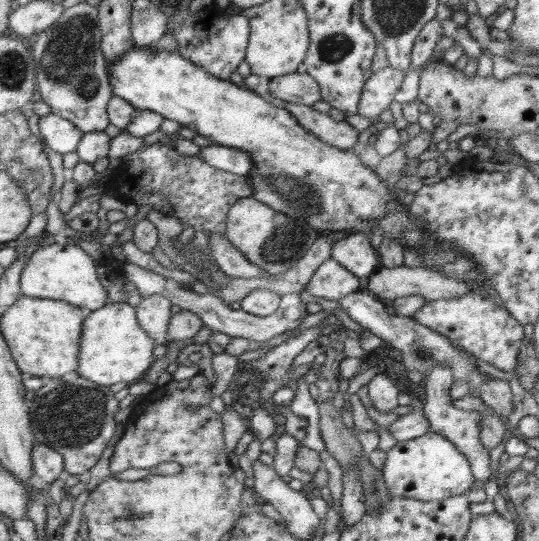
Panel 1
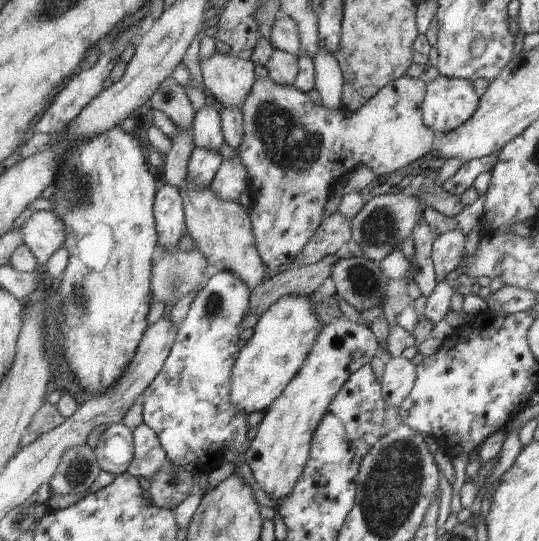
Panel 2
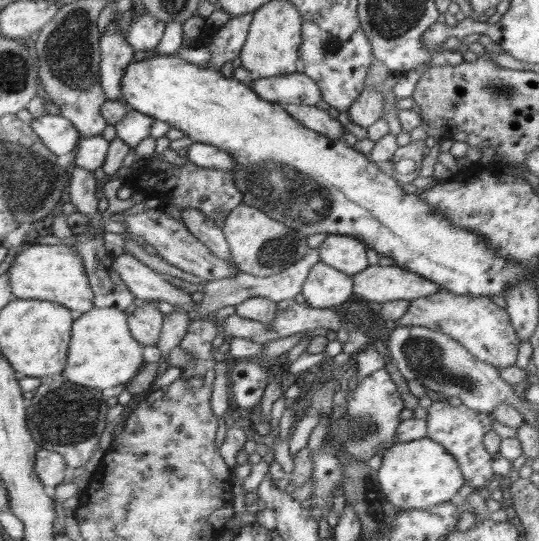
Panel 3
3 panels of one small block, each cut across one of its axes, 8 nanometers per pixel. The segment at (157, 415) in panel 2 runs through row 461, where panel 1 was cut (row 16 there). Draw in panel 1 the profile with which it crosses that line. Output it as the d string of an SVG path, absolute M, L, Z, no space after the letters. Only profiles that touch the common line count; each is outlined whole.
M211 2L198 10L188 8L172 13L167 17L166 32L176 38L178 47L175 51L180 56L192 61L192 64L200 66L212 76L230 81L230 74L237 70L238 64L245 59L250 29L249 20L244 15L224 15L225 9Z

